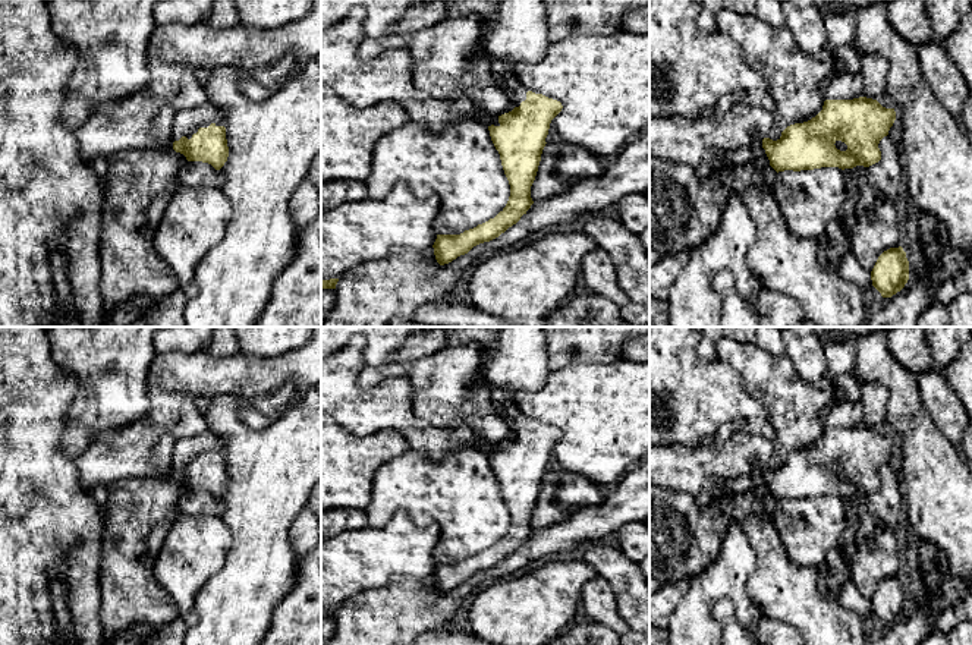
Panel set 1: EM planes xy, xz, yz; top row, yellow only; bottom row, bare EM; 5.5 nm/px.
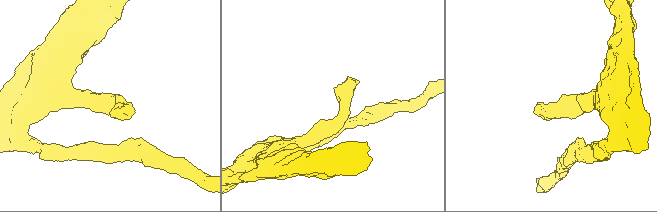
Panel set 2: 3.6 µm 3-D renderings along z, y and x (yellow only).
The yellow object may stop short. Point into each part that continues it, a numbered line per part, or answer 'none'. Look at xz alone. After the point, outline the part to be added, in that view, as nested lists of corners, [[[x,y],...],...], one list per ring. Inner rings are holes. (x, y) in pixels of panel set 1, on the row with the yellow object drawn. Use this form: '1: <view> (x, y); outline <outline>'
1: xz (518, 32); outline [[[498,0],[484,45],[490,60],[509,63],[503,85],[513,106],[519,107],[528,91],[518,81],[513,67],[540,62],[550,45],[544,0]]]

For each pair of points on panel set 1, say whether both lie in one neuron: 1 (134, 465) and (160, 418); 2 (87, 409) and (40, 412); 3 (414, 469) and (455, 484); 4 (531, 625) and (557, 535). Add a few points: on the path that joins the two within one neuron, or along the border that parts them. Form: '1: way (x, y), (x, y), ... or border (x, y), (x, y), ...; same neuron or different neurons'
1: way (134, 453), (134, 446), (150, 430); same neuron
2: border (75, 377), (78, 390), (65, 415), (60, 444); different neurons
3: way (424, 472), (439, 484), (444, 484); same neuron
4: border (550, 559), (547, 562); different neurons

